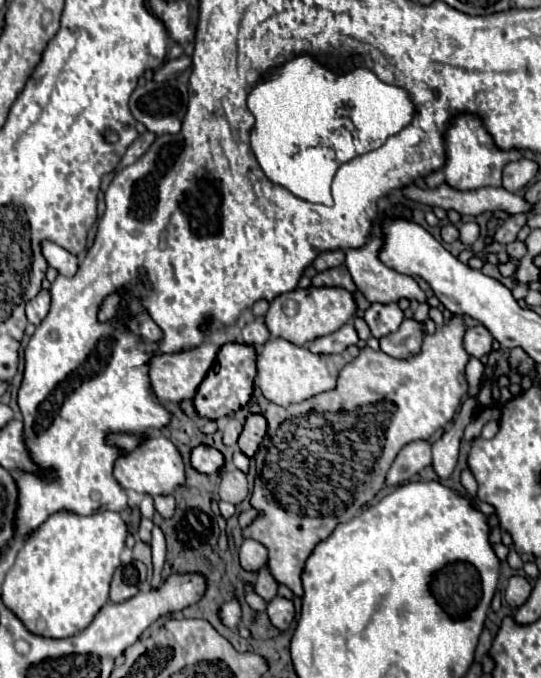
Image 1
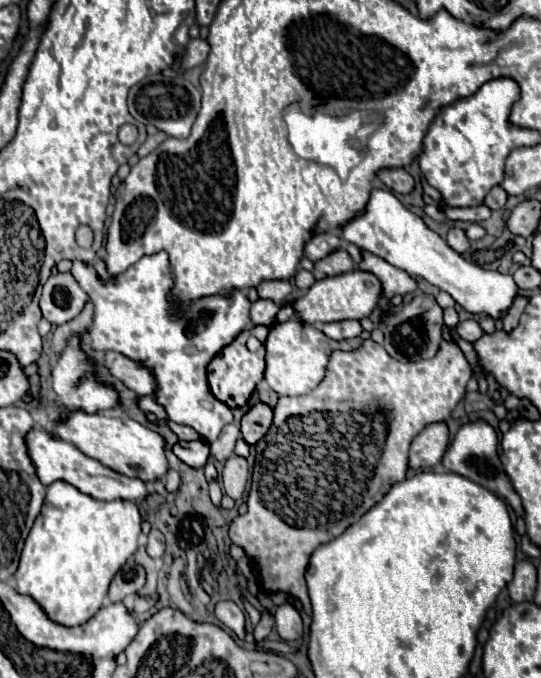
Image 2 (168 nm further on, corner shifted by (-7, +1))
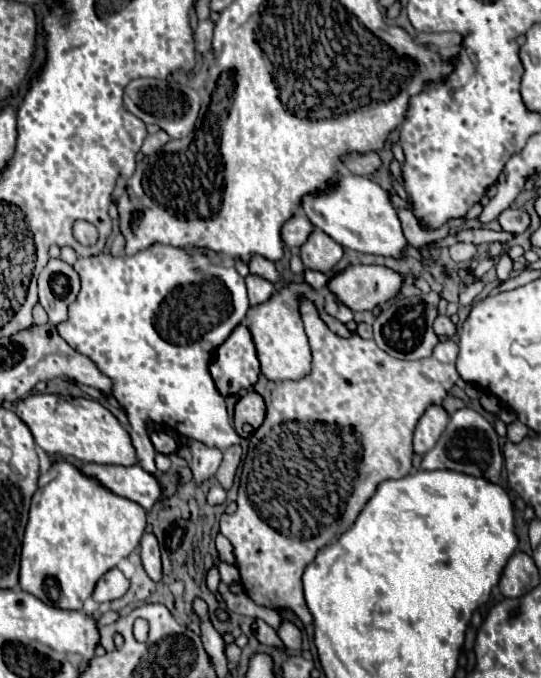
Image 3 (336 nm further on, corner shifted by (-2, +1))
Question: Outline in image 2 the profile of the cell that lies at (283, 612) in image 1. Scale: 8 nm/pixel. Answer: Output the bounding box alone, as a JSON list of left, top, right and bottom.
[274,603,302,641]

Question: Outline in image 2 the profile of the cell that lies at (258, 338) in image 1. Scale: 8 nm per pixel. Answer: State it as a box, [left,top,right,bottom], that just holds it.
[250,299,280,325]

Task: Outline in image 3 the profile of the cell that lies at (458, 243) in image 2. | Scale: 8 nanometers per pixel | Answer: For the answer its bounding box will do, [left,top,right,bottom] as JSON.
[449,243,477,263]

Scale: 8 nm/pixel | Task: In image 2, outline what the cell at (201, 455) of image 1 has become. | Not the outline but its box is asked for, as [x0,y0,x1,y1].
[172,441,210,469]

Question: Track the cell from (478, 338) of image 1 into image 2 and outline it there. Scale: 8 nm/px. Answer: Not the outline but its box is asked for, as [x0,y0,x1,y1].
[454,319,484,343]

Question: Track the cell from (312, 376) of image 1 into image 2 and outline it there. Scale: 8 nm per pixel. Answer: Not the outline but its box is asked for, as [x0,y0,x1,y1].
[264,317,362,397]

